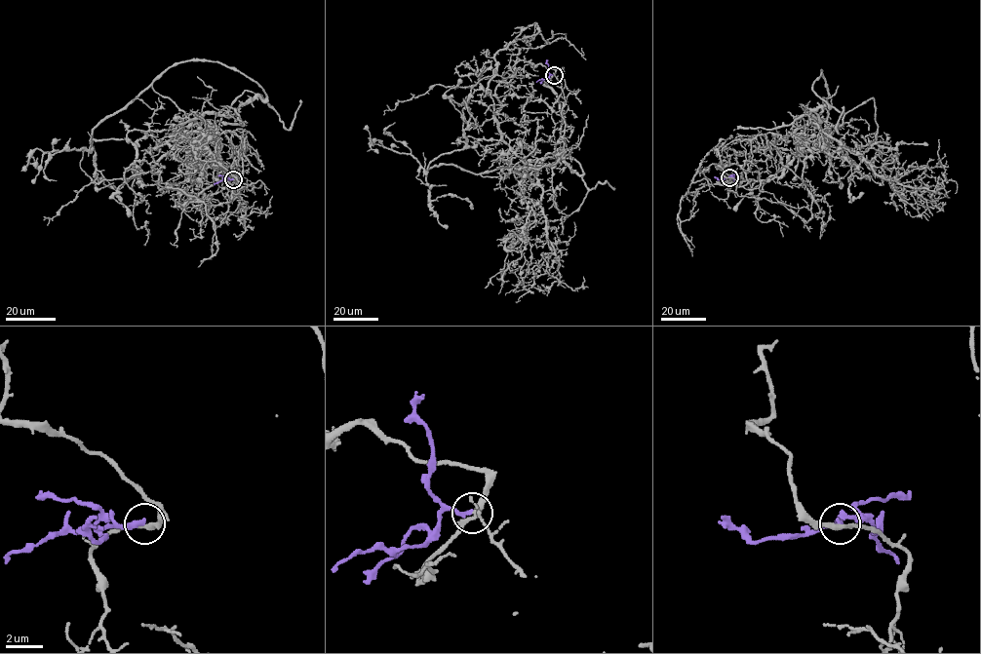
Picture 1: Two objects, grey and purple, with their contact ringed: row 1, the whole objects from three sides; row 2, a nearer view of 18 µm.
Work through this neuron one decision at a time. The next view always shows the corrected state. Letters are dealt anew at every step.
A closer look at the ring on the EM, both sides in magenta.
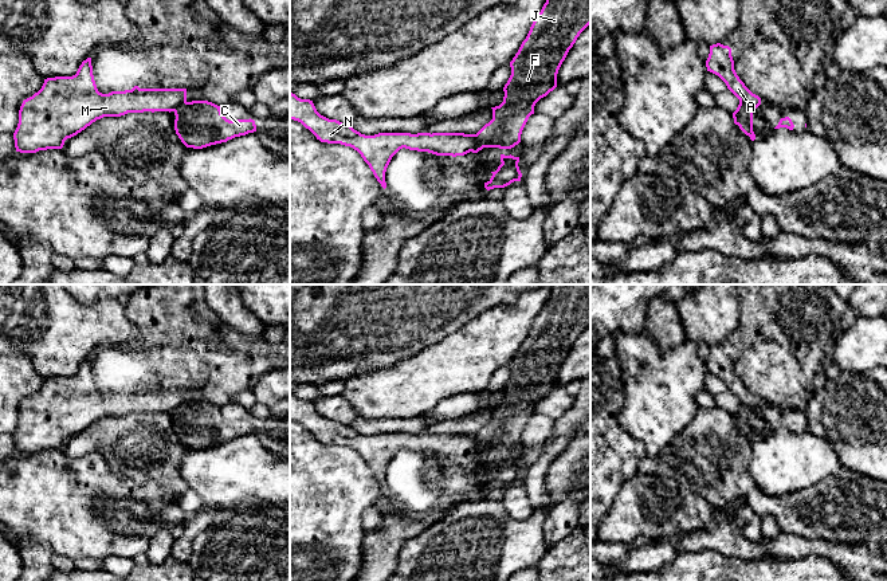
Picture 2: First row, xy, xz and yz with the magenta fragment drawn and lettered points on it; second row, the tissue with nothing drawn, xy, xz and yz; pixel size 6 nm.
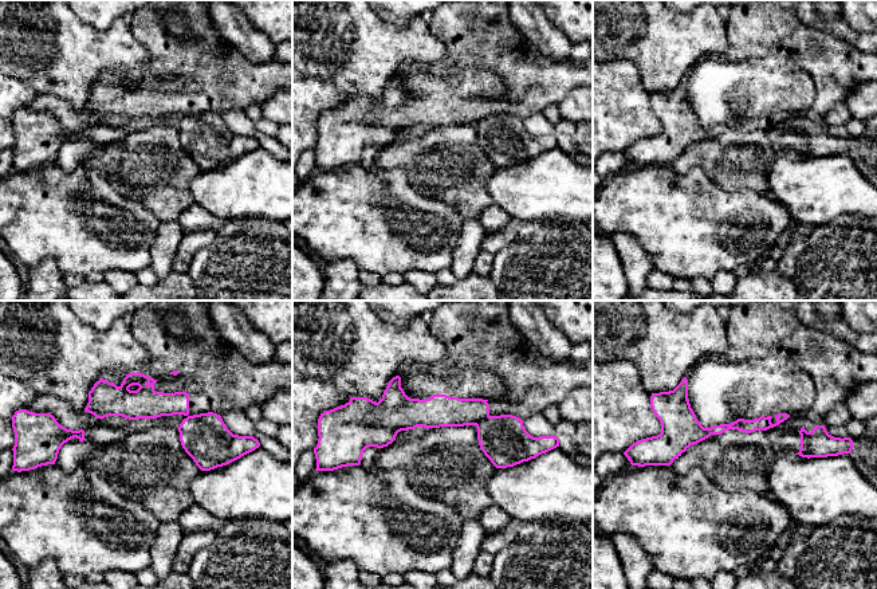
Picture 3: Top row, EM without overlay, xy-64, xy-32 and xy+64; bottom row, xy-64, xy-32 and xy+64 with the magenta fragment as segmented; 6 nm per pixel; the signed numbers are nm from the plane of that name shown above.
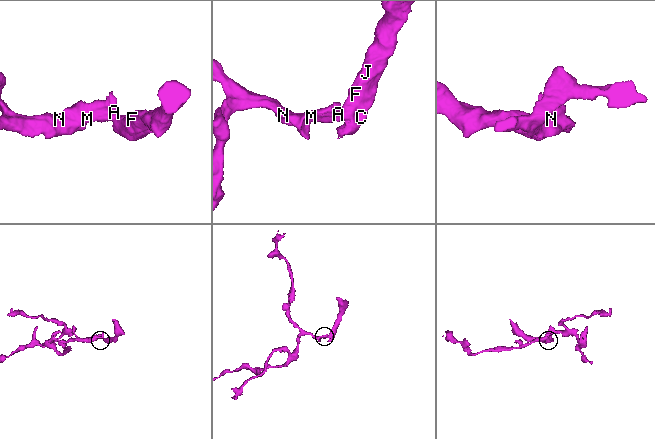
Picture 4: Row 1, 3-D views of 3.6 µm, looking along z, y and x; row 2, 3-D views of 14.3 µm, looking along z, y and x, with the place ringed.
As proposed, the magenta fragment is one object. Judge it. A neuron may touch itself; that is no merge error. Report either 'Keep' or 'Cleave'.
Cleave

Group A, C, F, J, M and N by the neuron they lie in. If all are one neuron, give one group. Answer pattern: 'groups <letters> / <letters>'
groups A M N / C F J

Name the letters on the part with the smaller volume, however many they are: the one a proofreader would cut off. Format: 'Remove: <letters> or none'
Remove: C, F, J

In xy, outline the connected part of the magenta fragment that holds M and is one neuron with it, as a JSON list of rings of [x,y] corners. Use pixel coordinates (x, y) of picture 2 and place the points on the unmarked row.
[[[91,358],[72,377],[44,380],[42,389],[23,401],[13,433],[16,452],[62,450],[64,441],[103,417],[127,413],[174,412],[187,403],[187,389],[98,392]]]

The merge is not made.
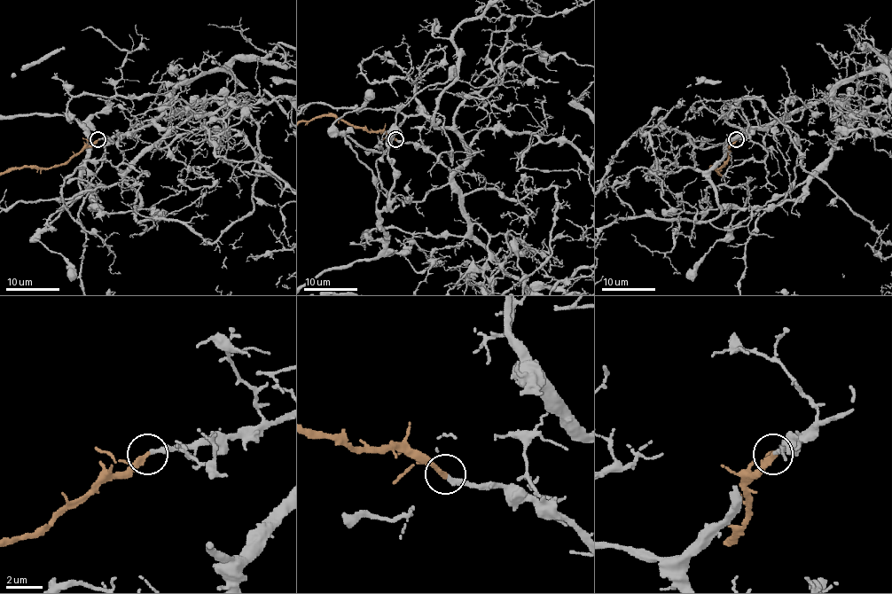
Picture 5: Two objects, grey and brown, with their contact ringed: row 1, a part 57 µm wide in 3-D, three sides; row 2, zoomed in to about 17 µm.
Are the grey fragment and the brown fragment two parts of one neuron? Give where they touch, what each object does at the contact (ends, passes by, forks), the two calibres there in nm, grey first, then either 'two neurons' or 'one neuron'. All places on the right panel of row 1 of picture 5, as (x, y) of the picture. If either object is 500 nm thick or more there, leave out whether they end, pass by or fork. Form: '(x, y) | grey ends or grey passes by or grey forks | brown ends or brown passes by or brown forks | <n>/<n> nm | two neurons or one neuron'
(736, 139) | grey ends | brown ends | 260/300 nm | one neuron

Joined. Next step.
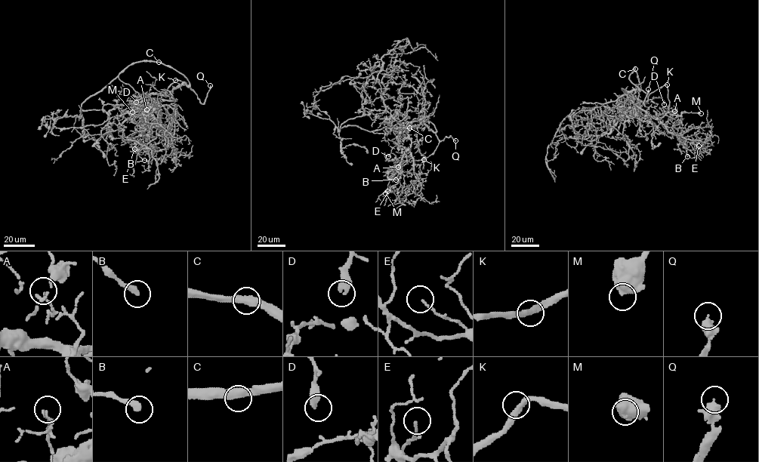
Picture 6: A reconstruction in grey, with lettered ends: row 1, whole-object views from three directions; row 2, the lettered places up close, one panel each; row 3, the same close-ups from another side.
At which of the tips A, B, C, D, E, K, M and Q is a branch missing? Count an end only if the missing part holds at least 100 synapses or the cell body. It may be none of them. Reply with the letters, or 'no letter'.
Q

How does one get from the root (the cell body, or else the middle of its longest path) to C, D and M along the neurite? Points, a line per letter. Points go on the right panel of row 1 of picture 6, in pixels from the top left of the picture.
C: (620, 103), (637, 103), (640, 84), (635, 69)
D: (620, 103), (634, 98), (640, 103), (646, 102), (655, 97), (661, 97), (664, 104)
M: (620, 103), (630, 100), (655, 117), (667, 112), (677, 115), (683, 112), (701, 113)

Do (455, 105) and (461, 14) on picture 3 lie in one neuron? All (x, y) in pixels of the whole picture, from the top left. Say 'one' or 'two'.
one

